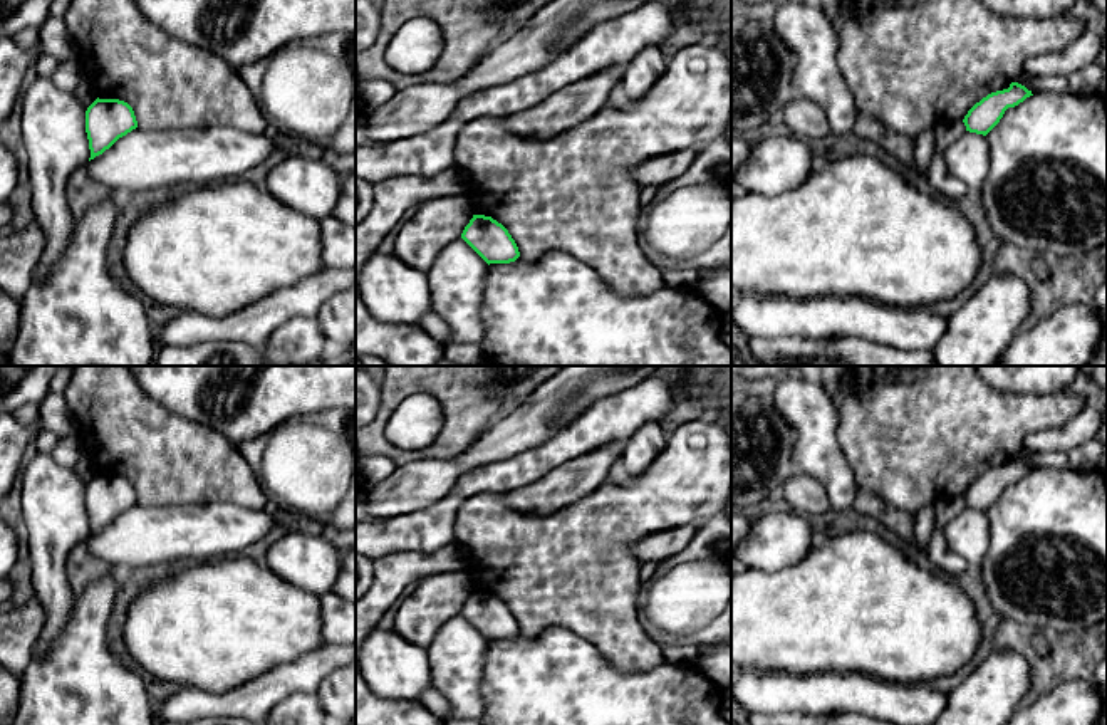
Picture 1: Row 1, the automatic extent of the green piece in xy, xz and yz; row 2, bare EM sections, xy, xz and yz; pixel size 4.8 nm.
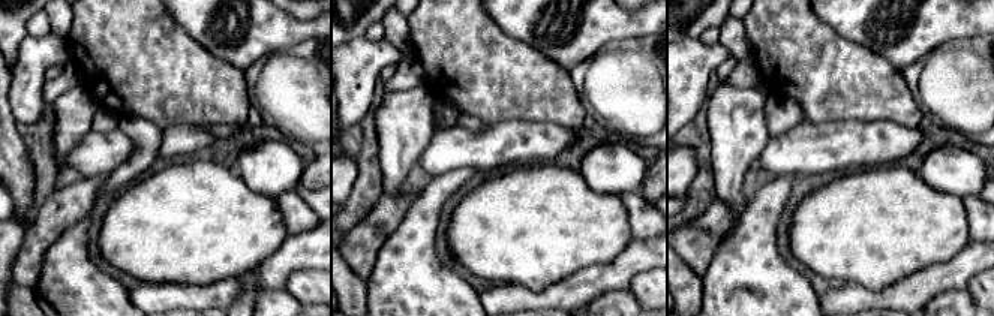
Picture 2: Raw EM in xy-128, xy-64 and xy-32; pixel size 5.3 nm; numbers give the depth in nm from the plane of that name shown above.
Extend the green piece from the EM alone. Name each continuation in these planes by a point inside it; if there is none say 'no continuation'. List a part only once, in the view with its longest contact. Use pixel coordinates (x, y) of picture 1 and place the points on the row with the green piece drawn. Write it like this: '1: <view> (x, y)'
no continuation

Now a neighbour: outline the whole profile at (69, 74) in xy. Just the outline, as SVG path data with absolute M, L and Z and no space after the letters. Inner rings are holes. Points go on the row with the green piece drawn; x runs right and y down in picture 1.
M69 59L59 62L55 72L50 76L50 81L55 87L74 92L84 81L84 70L79 59Z

